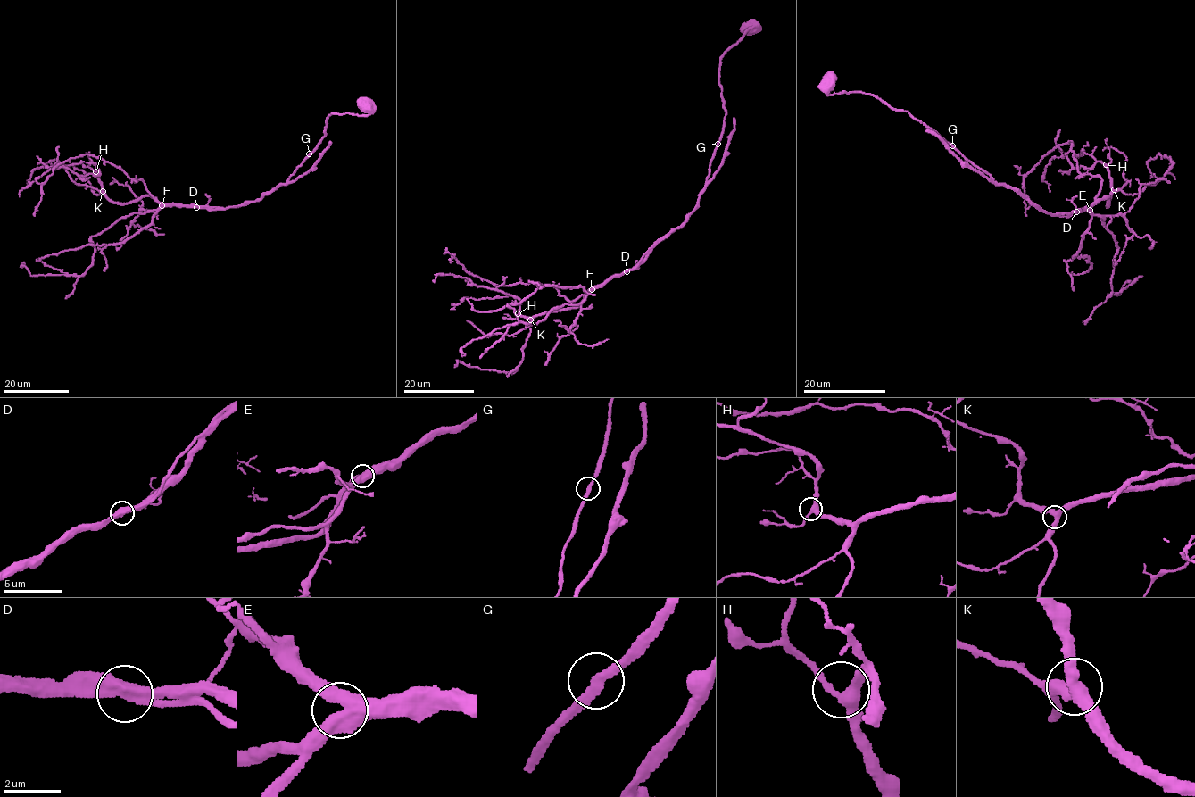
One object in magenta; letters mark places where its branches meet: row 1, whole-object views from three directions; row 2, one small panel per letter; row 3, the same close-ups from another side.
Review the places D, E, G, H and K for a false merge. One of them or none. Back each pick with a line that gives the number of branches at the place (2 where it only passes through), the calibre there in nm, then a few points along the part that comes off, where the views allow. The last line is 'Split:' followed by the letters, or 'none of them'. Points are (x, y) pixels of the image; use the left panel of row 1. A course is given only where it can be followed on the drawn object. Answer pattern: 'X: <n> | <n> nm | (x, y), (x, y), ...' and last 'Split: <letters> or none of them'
Split: none of them

